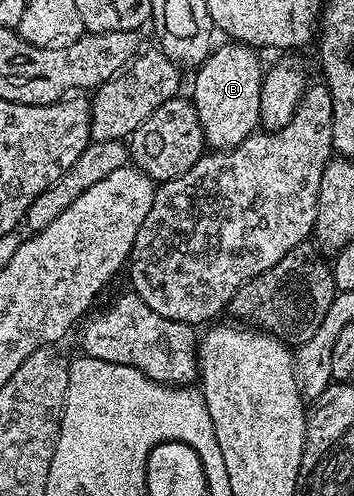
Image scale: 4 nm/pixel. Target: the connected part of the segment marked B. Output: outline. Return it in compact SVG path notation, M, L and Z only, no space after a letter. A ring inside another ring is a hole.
M227 43L197 66L192 100L200 115L204 139L211 150L235 149L259 128L264 65L258 62L257 56L259 54L249 45Z

